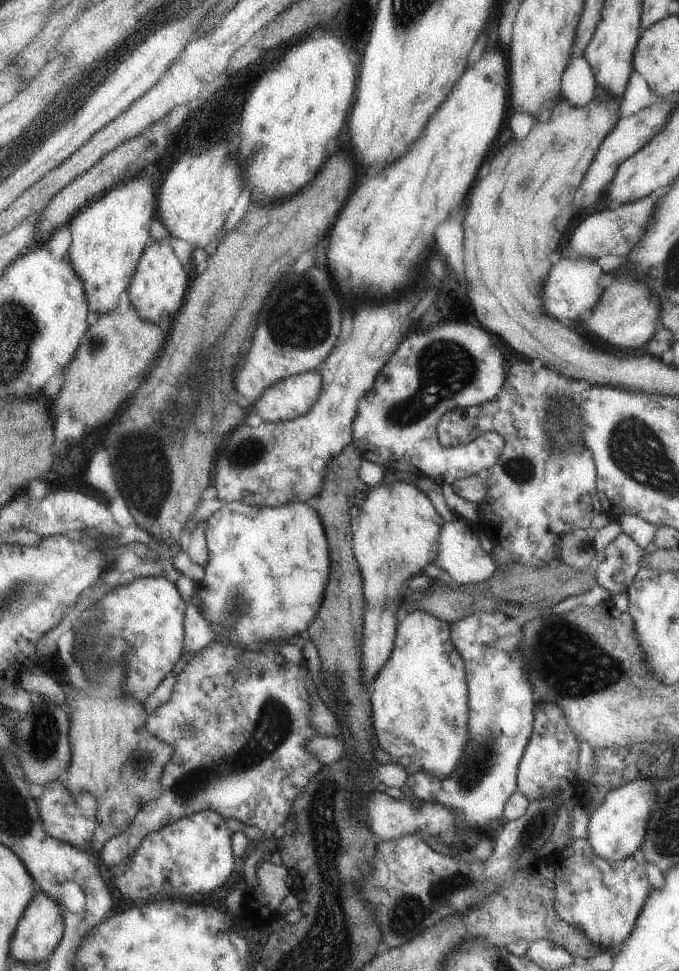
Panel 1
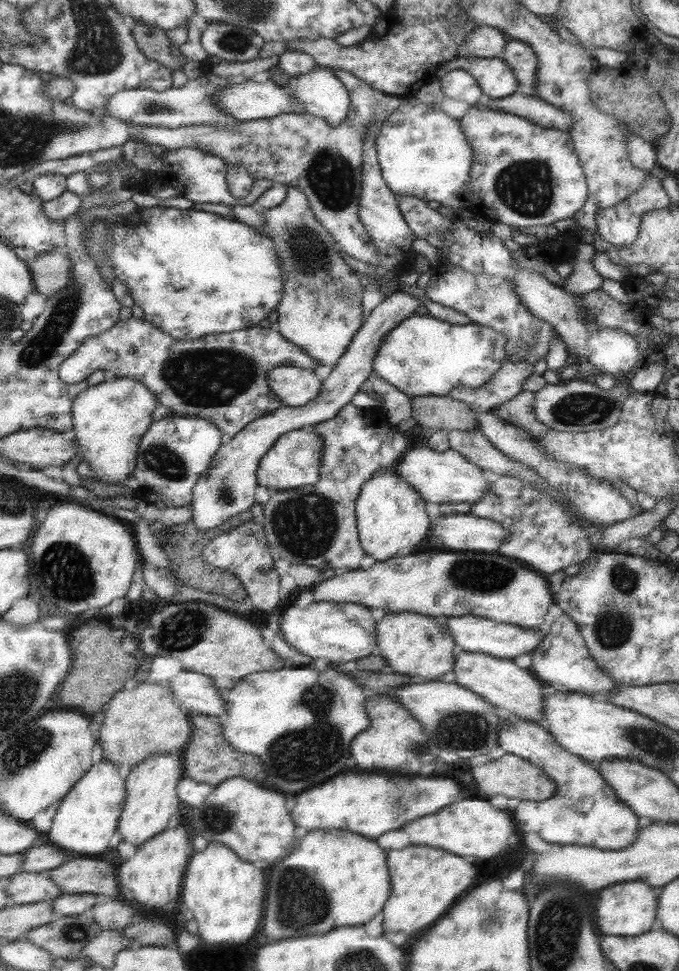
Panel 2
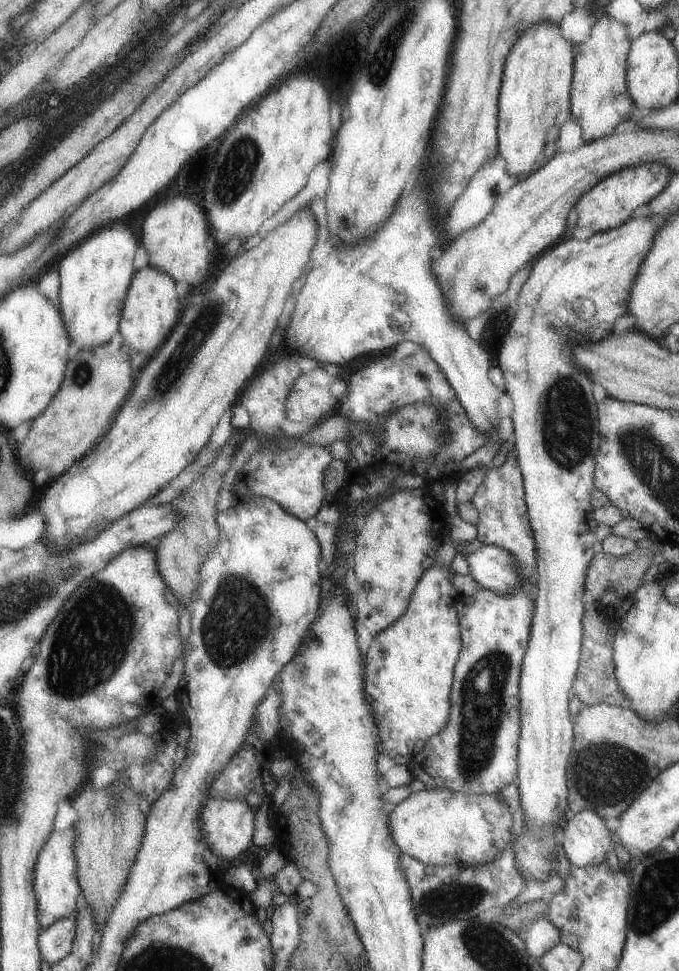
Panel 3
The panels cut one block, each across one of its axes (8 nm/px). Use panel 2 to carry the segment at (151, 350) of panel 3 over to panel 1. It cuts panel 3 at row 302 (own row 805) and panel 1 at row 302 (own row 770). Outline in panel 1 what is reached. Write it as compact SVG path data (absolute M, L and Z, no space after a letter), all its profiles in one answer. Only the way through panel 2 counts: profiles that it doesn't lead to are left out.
M165 236L161 240L151 240L149 246L141 252L125 294L129 296L129 304L135 308L139 318L149 320L151 324L153 322L167 324L179 312L185 292L189 288L189 280L191 280L191 274L183 272L181 262L175 258L175 254L169 246L169 236Z

